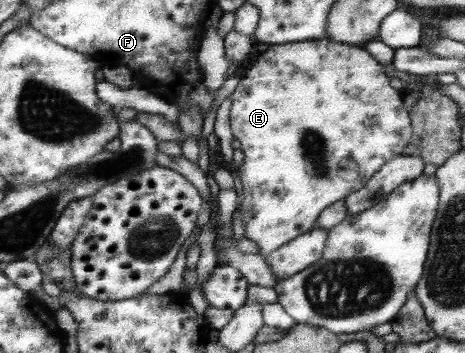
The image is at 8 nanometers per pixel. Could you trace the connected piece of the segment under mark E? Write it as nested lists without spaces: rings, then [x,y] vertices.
[[[327,37],[298,43],[268,45],[266,50],[259,53],[257,60],[245,70],[238,85],[230,94],[232,103],[228,112],[228,119],[233,138],[239,142],[239,148],[244,156],[241,166],[237,168],[243,192],[240,219],[245,227],[244,237],[255,242],[259,247],[257,254],[265,256],[268,252],[281,247],[282,244],[289,243],[296,236],[313,229],[314,220],[322,208],[333,204],[336,200],[345,199],[347,195],[358,191],[359,188],[365,186],[367,180],[383,164],[402,154],[406,144],[410,142],[412,126],[409,126],[407,110],[403,108],[401,90],[391,90],[389,79],[390,77],[385,73],[382,65],[366,49],[340,43]]]

